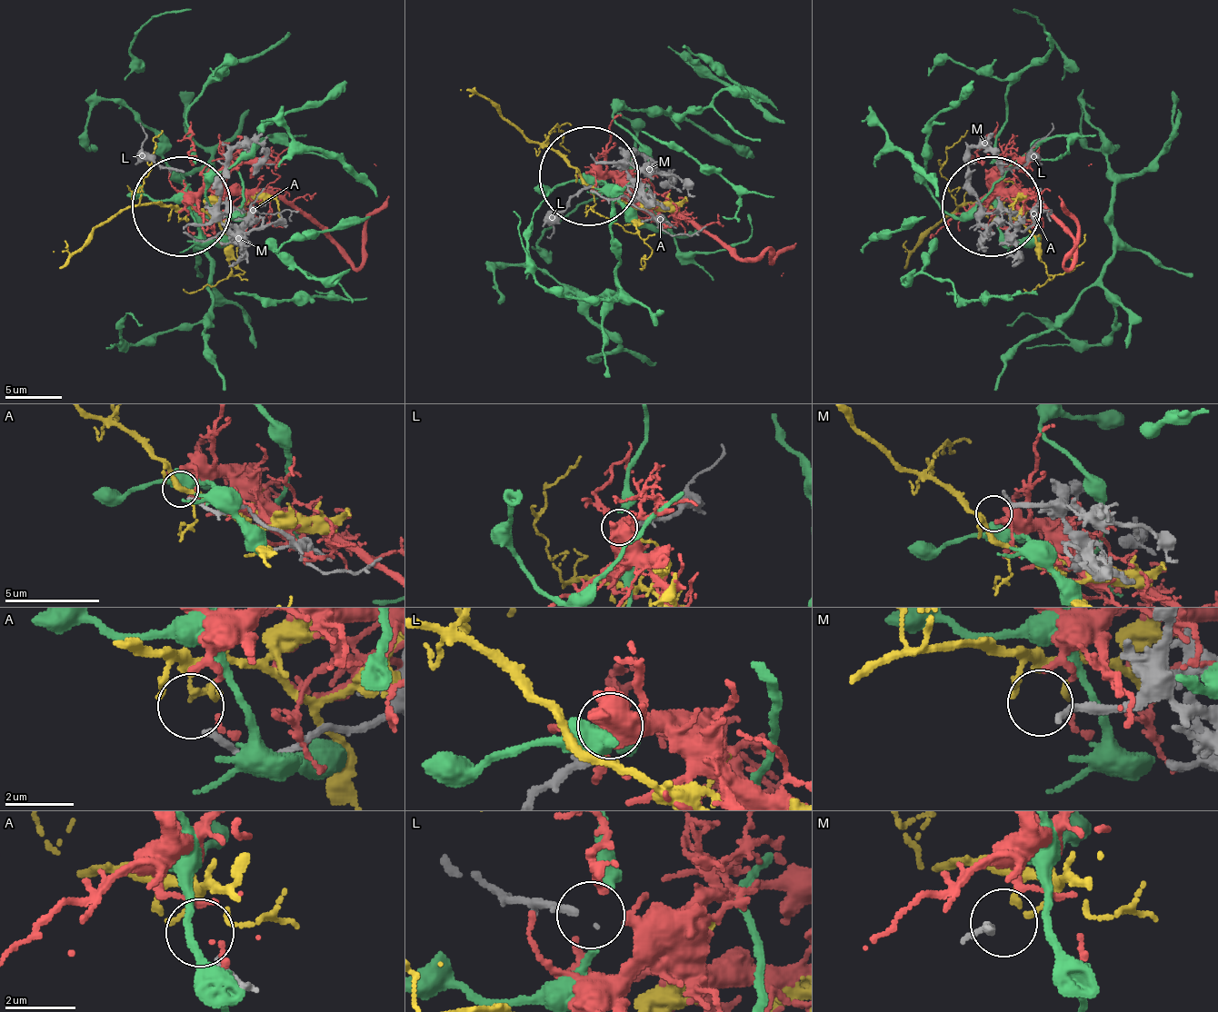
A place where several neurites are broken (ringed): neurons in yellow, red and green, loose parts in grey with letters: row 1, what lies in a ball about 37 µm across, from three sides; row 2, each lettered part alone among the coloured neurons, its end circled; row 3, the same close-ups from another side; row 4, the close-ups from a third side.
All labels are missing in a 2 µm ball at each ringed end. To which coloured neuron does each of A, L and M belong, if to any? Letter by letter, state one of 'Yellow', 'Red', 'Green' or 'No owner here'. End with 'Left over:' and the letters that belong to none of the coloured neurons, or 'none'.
A: No owner here
L: No owner here
M: No owner here
Left over: A, L, M

